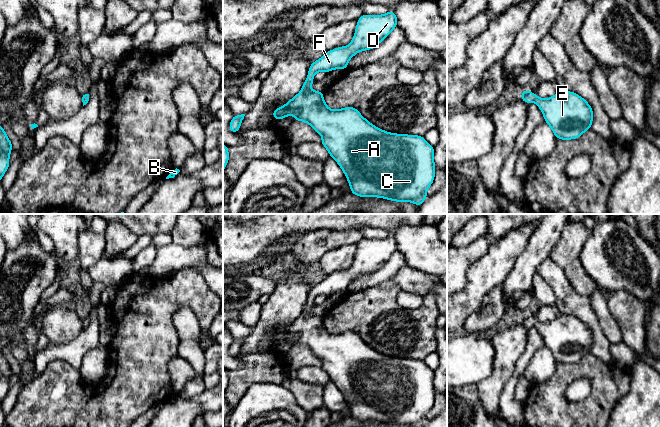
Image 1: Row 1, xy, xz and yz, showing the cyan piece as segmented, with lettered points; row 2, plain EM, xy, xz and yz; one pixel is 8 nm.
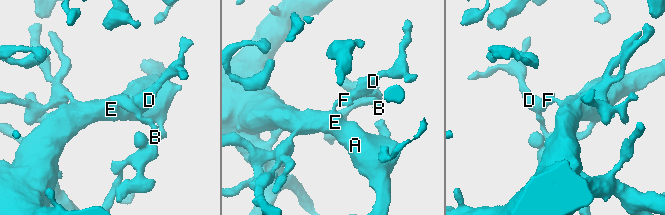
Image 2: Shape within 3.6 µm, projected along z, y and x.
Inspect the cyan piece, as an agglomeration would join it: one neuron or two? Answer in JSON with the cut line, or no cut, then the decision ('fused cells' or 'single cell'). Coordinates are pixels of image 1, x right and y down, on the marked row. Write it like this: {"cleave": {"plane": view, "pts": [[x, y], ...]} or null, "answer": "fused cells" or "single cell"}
{"cleave": null, "answer": "single cell"}

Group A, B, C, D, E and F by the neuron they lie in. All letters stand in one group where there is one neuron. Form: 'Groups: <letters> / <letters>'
Groups: A B C D E F

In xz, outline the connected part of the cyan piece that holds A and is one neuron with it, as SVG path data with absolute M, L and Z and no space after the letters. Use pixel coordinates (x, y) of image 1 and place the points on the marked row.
M389 10L383 15L362 15L357 20L351 43L337 47L312 62L302 90L272 113L276 119L294 115L294 120L308 123L322 136L321 144L343 170L350 192L360 197L379 197L396 202L412 202L420 206L428 197L426 192L435 177L434 147L423 136L386 132L366 120L354 107L330 109L324 102L323 92L312 91L313 76L334 69L347 69L348 61L358 52L375 48L397 27L397 16Z

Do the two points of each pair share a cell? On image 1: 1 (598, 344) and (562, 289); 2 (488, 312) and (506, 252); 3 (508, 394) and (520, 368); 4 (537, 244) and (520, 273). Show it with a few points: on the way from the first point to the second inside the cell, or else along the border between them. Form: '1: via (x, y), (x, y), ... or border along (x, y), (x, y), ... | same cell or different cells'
1: via (596, 330), (592, 321), (574, 303) | same cell
2: border along (499, 285), (496, 285), (485, 296), (481, 304) | different cells
3: via (509, 388), (517, 374) | same cell
4: via (536, 251), (525, 266) | same cell

